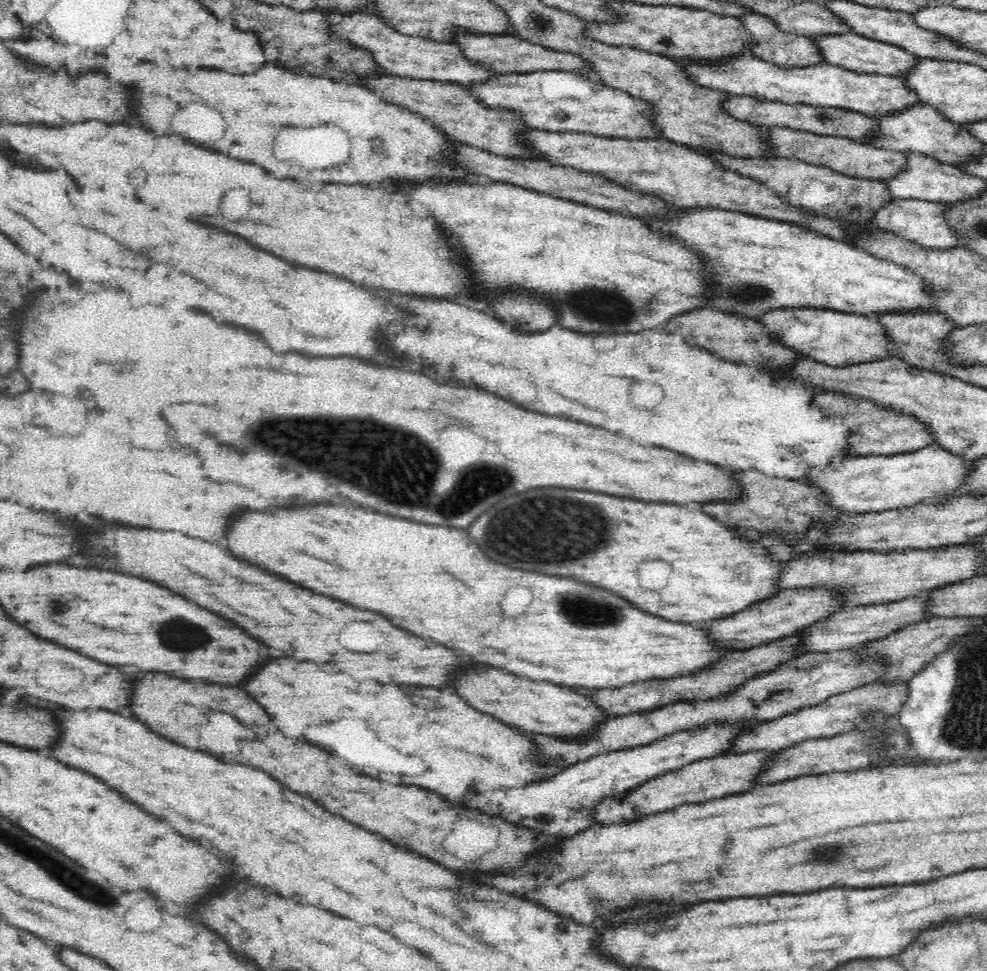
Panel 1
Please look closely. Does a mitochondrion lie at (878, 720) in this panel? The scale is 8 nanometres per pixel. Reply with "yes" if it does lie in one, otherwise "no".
no

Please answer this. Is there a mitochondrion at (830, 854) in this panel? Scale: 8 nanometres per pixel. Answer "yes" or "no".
yes

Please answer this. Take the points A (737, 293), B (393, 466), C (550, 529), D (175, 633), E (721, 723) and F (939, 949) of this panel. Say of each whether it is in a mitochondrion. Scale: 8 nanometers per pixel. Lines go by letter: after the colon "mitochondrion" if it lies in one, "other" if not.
A: mitochondrion
B: mitochondrion
C: mitochondrion
D: mitochondrion
E: other
F: other

